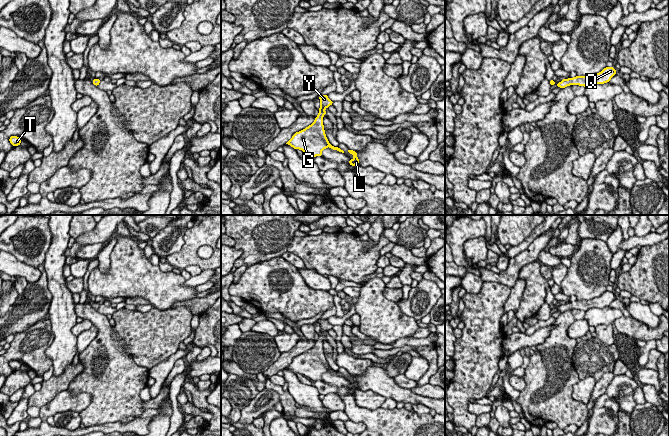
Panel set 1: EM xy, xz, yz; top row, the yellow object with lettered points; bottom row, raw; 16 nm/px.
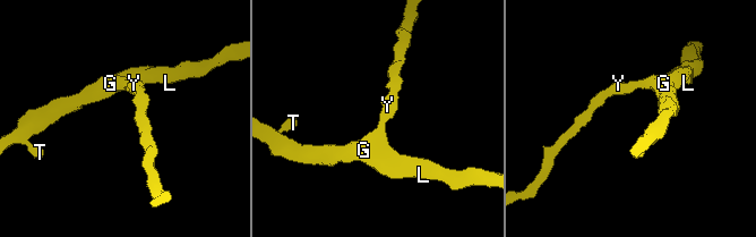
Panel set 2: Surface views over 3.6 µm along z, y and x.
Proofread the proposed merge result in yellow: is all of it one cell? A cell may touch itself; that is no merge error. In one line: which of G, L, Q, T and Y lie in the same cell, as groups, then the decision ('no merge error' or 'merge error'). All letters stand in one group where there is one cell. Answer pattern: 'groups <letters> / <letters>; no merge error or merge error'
groups G L Q T Y; no merge error

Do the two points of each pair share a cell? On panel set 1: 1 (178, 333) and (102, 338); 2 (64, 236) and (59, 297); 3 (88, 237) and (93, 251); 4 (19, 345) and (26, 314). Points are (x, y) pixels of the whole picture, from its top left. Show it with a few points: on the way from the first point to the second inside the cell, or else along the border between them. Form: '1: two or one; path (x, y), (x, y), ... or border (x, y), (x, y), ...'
1: two; border (113, 327), (112, 337), (124, 341), (128, 355)
2: one; path (56, 251), (56, 282)
3: two; border (103, 242), (83, 246)
4: two; border (43, 320), (38, 320), (23, 331), (15, 334)

